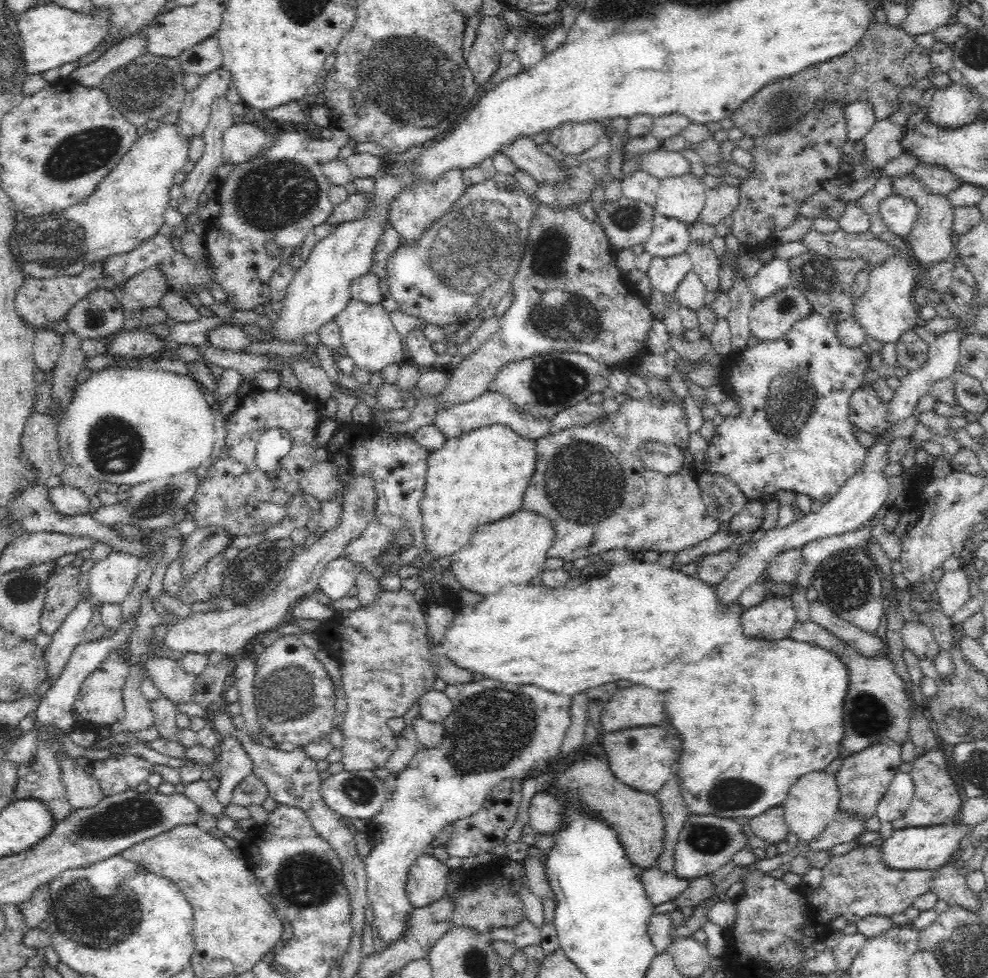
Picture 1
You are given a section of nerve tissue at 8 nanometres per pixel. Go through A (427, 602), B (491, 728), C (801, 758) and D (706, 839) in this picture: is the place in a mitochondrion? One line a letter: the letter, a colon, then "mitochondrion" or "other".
A: other
B: mitochondrion
C: other
D: mitochondrion

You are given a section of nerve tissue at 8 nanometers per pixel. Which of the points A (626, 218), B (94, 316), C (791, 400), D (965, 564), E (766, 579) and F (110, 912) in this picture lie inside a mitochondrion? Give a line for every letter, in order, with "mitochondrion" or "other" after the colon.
A: mitochondrion
B: mitochondrion
C: mitochondrion
D: other
E: other
F: mitochondrion

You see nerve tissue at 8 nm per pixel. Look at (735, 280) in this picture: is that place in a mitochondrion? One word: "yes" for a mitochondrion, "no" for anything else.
no

